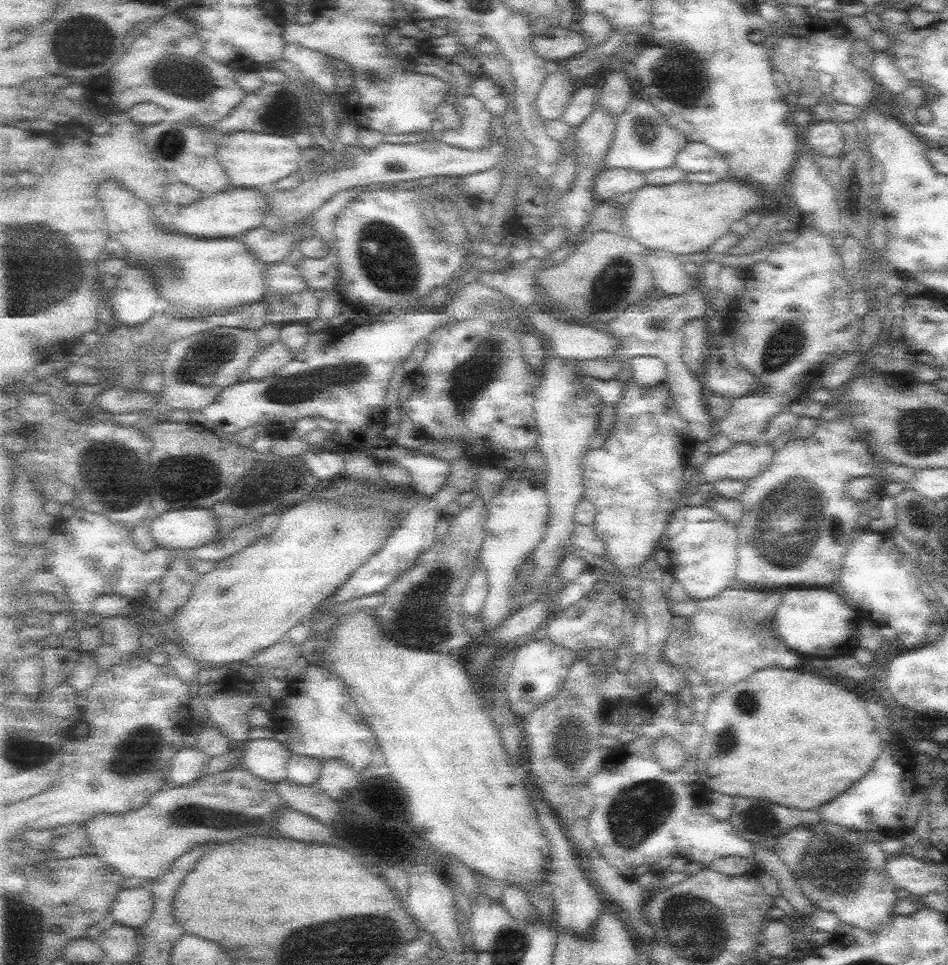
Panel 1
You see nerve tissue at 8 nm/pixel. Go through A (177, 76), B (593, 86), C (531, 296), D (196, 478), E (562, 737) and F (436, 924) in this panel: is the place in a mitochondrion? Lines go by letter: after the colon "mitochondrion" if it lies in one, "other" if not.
A: mitochondrion
B: other
C: other
D: mitochondrion
E: mitochondrion
F: other

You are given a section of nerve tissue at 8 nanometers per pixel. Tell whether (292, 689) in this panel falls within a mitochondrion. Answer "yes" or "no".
no

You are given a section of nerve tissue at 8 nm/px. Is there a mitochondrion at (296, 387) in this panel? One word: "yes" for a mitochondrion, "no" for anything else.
yes

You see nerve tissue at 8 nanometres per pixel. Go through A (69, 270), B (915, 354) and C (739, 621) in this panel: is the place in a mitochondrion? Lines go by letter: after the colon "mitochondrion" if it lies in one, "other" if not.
A: mitochondrion
B: other
C: mitochondrion

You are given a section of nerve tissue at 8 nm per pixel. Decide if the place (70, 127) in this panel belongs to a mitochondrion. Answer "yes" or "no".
no

